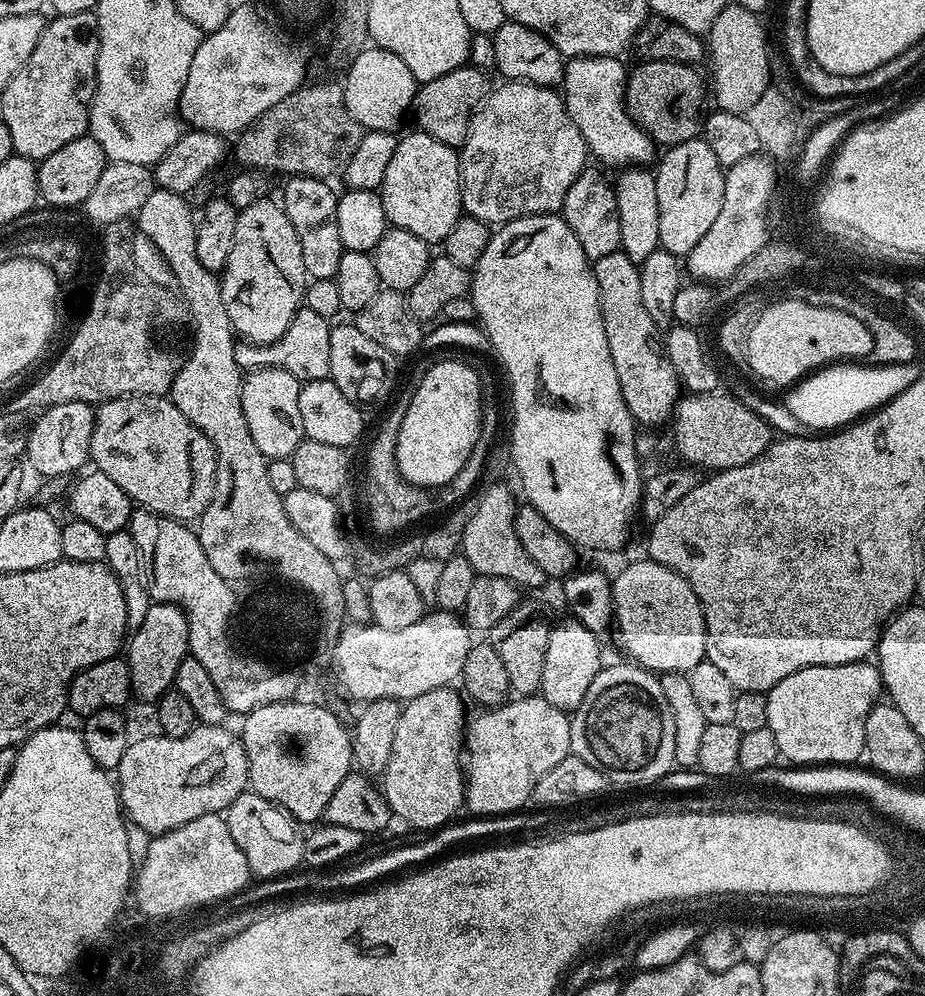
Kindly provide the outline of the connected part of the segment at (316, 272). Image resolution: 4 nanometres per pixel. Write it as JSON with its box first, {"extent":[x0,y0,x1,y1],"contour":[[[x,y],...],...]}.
{"extent":[282,176,345,280],"contour":[[[290,176],[283,181],[282,207],[294,234],[298,234],[298,246],[302,246],[302,266],[312,280],[331,280],[342,262],[345,252],[342,234],[338,234],[338,192],[328,185],[327,179],[318,176]]]}

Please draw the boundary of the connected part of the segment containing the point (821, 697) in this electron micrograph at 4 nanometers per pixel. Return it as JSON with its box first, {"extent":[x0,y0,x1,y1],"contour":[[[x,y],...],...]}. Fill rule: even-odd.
{"extent":[767,662,882,766],"contour":[[[872,662],[803,668],[790,674],[790,678],[782,678],[778,686],[767,692],[768,729],[774,734],[780,755],[785,761],[796,766],[848,766],[864,756],[866,718],[882,696],[879,667],[875,663],[868,663]]]}

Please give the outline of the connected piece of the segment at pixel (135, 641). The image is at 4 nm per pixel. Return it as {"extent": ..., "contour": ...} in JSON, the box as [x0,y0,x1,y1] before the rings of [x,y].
{"extent":[126,603,189,701],"contour":[[[152,603],[146,610],[146,618],[142,618],[142,626],[131,633],[126,652],[127,648],[126,659],[133,693],[144,700],[159,701],[175,685],[178,665],[189,655],[188,620],[184,617],[183,608],[179,604]]]}

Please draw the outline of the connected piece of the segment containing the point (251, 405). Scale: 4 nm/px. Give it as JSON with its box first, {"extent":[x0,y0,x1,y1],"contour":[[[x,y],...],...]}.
{"extent":[240,368,305,460],"contour":[[[254,368],[240,381],[240,405],[250,426],[250,438],[269,460],[291,457],[293,450],[305,439],[302,414],[298,414],[301,381],[281,368]]]}

